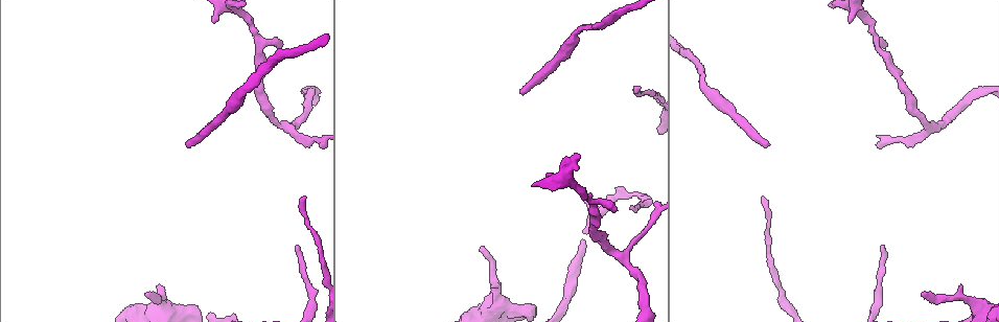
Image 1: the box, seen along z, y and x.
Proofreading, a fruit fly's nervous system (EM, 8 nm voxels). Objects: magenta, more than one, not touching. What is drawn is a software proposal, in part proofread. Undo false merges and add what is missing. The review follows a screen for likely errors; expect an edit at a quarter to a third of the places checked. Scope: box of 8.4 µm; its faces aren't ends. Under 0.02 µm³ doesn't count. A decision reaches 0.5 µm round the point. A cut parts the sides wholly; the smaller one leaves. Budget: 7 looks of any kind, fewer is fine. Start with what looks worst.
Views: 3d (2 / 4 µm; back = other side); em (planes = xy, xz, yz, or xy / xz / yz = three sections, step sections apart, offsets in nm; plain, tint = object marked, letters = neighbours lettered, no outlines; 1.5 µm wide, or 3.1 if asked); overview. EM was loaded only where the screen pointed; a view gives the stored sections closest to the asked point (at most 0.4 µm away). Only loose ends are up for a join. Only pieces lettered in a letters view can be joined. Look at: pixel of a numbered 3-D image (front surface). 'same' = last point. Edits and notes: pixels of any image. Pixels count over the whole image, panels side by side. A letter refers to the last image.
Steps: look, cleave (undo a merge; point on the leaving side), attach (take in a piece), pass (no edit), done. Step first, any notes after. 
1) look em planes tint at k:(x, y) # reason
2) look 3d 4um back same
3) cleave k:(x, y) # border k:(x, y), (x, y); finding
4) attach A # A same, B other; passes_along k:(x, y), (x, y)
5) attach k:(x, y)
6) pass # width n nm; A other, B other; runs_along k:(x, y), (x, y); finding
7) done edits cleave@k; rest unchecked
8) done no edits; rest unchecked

look 3d 2um at 1:(148, 292)

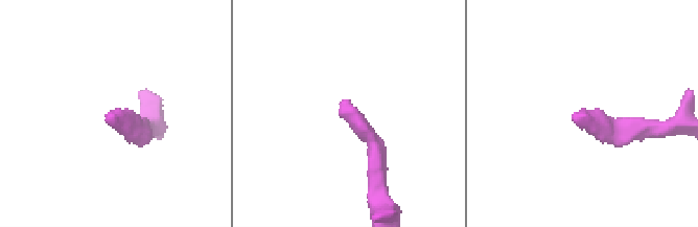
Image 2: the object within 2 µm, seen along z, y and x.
look em 3.1um planes tint at 2:(345, 100)

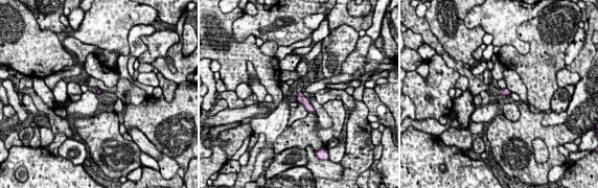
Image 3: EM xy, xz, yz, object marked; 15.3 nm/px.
look em 3.1um planes letters same # see the neighbours

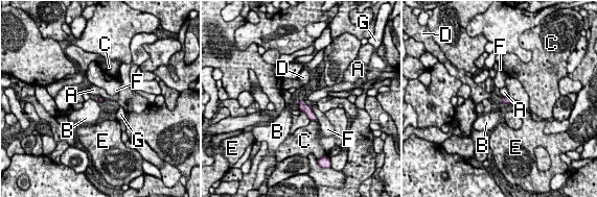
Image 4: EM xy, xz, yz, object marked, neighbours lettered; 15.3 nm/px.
attach D # A other, B other, C other, D same, E other, F other, G other; passes_along 4:(507, 100), (502, 99), (496, 99); the cell continues

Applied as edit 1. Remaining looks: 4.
look 3d 4um at 1:(630, 206) # thin end

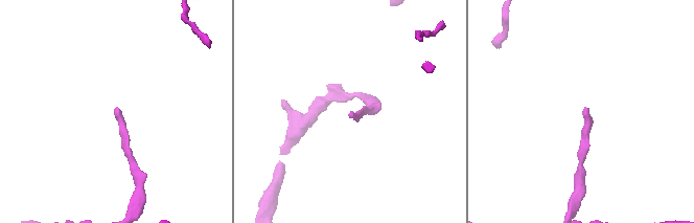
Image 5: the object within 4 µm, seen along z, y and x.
look em planes tint at 5:(118, 108)

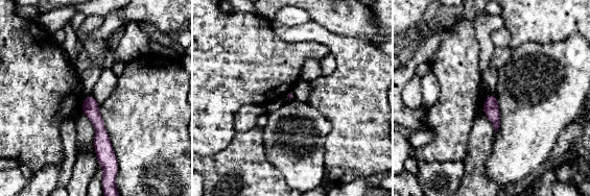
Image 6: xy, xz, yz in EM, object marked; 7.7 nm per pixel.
look em planes letters same # see the neighbours

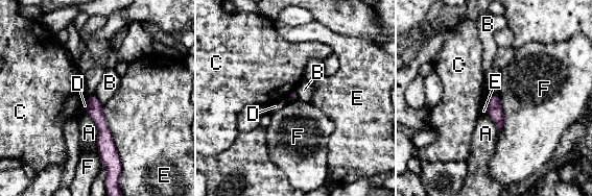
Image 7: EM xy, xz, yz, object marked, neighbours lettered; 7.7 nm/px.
pass # A other, B other, C other, D other, E other, F other; border 7:(94, 94), (102, 105); no lettered piece goes on from it

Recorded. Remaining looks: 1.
look em 3.1um planes letters at 1:(552, 172) # an open end

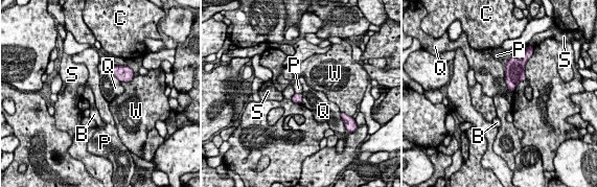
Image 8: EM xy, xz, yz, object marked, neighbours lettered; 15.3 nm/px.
pass # longest_contact Q 500 nm; B other, C other, P other, Q other, S other, W other; border 8:(503, 62), (505, 84), (512, 92); none of them fits

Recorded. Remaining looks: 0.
done edits attach@4; rest unchecked

